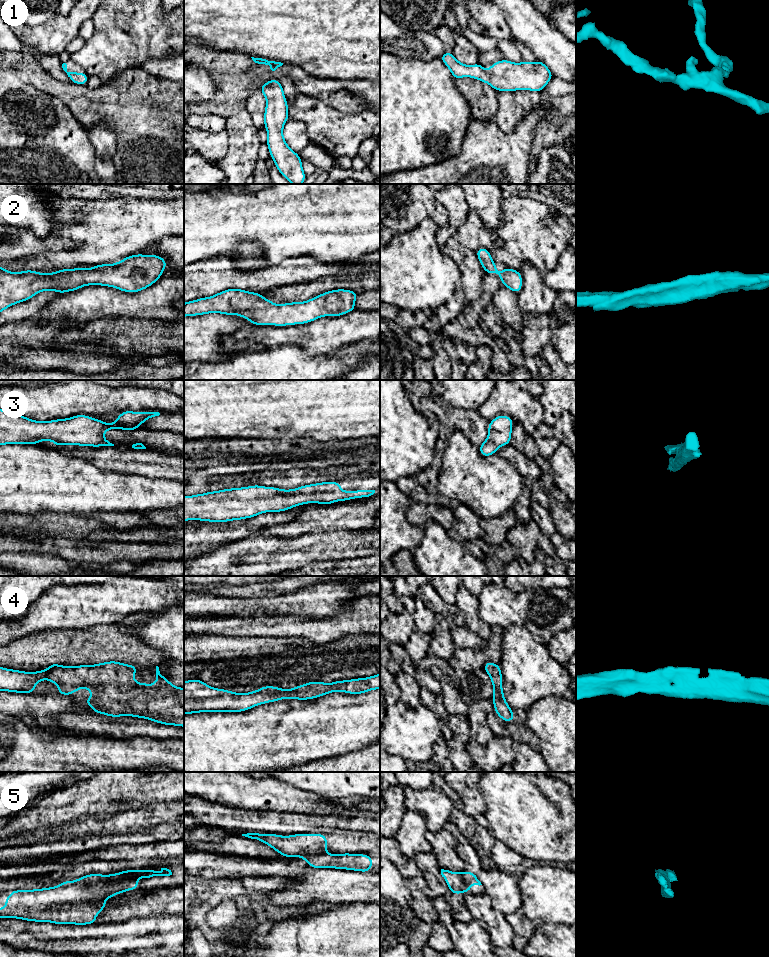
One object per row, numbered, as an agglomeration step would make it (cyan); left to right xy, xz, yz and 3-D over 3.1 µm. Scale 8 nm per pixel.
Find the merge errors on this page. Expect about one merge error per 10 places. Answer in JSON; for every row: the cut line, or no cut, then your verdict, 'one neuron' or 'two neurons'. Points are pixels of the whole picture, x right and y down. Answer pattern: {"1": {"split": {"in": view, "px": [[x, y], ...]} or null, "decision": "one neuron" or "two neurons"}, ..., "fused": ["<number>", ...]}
{"1": {"split": null, "decision": "one neuron"}, "2": {"split": null, "decision": "one neuron"}, "3": {"split": null, "decision": "one neuron"}, "4": {"split": null, "decision": "one neuron"}, "5": {"split": {"in": "xz", "px": [[324, 852], [300, 856]]}, "decision": "two neurons"}, "fused": ["5"]}

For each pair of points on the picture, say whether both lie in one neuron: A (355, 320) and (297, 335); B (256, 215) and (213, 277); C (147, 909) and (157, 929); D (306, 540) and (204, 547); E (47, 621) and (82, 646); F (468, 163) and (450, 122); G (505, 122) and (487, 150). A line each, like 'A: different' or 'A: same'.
A: same
B: different
C: different
D: different
E: different
F: different
G: different

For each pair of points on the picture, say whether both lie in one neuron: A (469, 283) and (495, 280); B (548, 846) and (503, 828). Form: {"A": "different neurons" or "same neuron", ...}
{"A": "different neurons", "B": "same neuron"}

